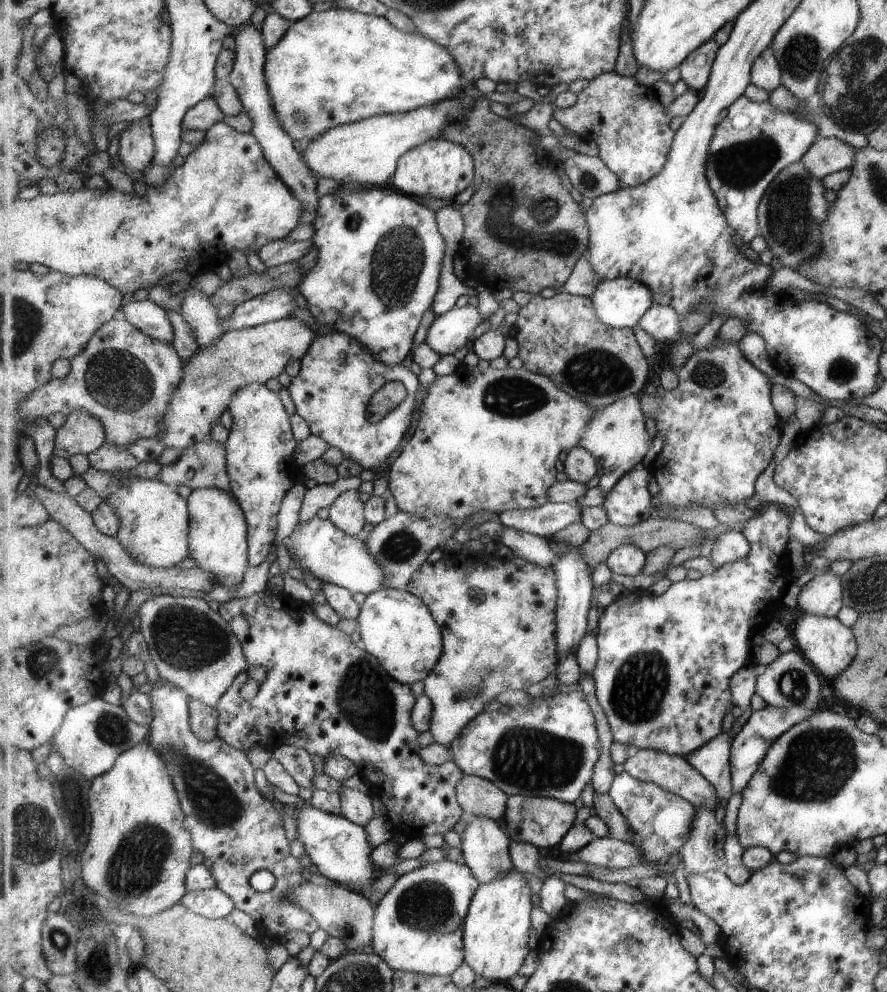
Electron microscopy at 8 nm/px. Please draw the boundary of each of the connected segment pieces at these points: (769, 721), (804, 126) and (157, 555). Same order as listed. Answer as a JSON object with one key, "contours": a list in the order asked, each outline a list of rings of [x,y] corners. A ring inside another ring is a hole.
{"contours":[[[[773,705],[753,710],[748,721],[743,724],[743,728],[738,732],[738,735],[733,741],[732,750],[732,783],[735,793],[741,793],[742,790],[749,784],[753,775],[757,772],[760,762],[763,762],[767,756],[771,745],[792,726],[798,722],[803,722],[807,716],[811,716],[813,711],[817,709],[807,710],[803,707],[793,707],[786,709],[785,707],[774,707]]],[[[743,95],[716,126],[707,163],[710,187],[731,226],[746,243],[759,236],[759,205],[767,188],[785,168],[801,161],[817,139],[817,126],[795,113],[779,112],[769,101],[756,103]]],[[[117,471],[116,473],[120,476],[121,488],[105,501],[112,504],[120,516],[122,526],[116,537],[123,543],[129,554],[140,563],[160,569],[175,567],[175,564],[189,557],[191,519],[188,501],[181,498],[177,491],[159,479],[139,478],[131,471]]]]}

